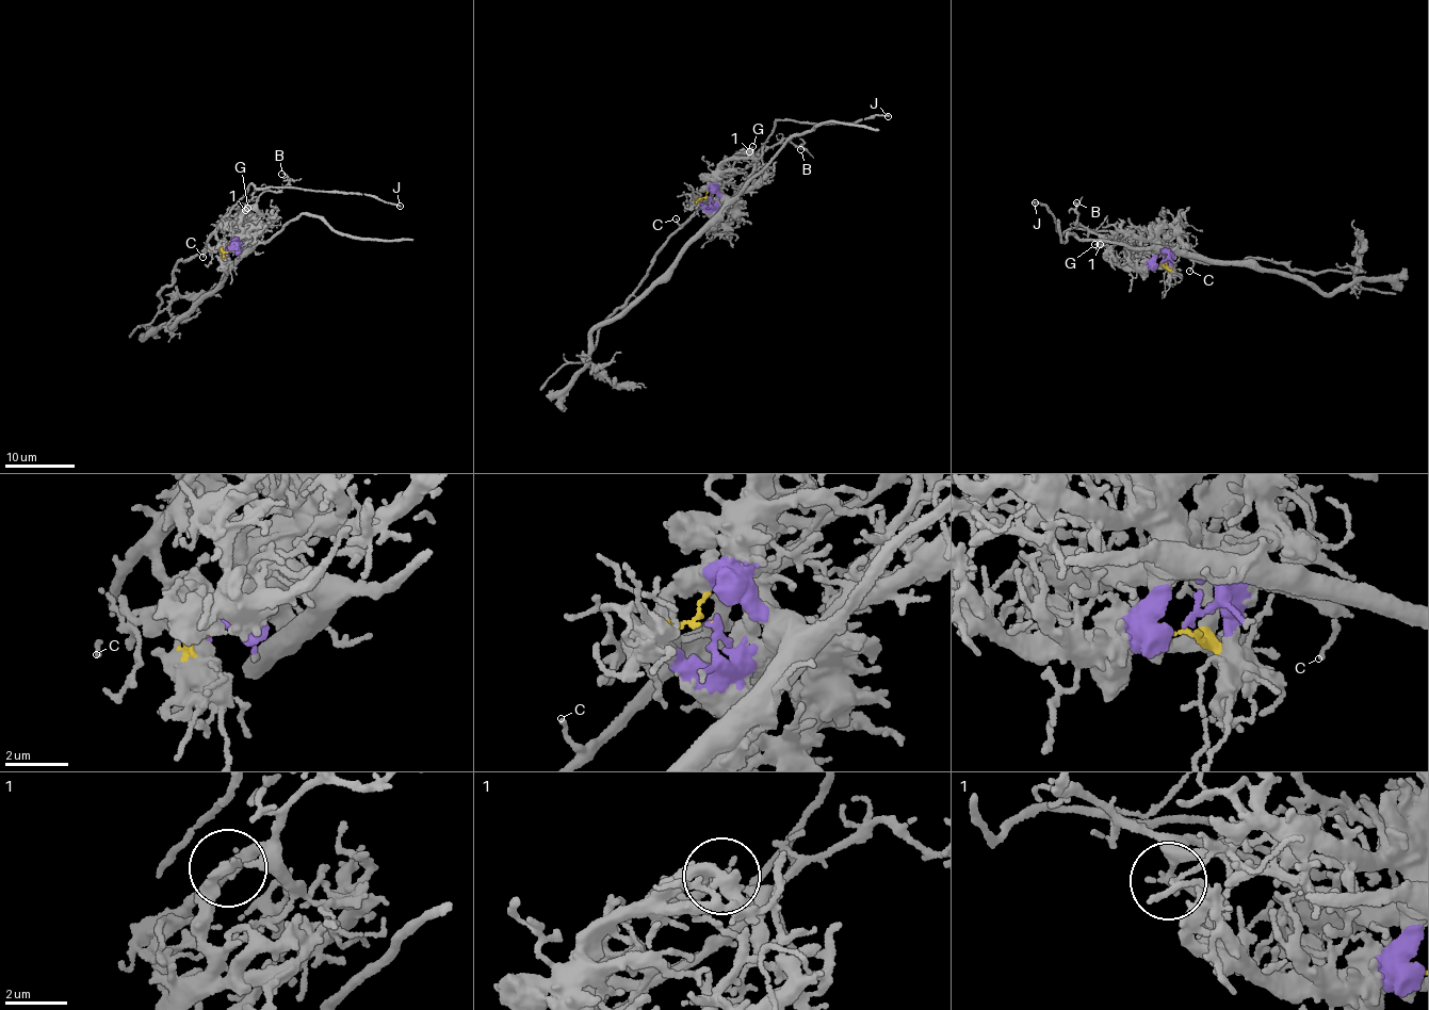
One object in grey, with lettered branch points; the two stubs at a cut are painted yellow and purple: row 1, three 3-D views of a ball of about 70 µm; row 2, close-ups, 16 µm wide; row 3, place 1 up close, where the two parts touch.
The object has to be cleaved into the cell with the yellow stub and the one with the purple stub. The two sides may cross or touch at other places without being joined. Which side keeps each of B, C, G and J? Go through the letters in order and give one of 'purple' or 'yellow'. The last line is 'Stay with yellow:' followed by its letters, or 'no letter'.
B: yellow
C: yellow
G: purple
J: yellow
Stay with yellow: B, C, J

